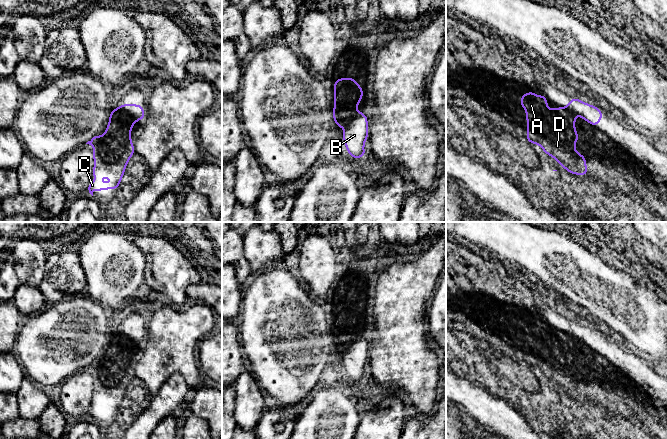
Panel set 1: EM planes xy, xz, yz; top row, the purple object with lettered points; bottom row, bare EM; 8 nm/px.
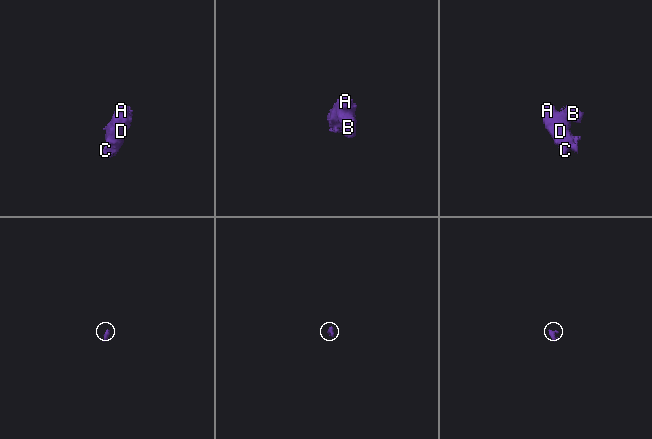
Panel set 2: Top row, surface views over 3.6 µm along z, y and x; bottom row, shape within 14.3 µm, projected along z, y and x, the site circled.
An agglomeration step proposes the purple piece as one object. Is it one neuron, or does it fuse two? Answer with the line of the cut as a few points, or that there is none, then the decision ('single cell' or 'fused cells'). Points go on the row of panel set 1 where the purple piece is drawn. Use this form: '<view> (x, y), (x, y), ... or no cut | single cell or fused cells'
xy (119, 107), (137, 119) | fused cells

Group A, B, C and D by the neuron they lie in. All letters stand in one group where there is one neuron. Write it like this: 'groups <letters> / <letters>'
groups A C D / B

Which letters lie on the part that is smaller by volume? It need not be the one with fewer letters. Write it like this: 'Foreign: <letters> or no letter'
Foreign: B

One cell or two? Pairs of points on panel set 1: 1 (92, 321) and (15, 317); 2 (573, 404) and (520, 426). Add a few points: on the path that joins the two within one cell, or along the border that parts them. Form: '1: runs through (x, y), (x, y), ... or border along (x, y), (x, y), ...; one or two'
1: border along (25, 319), (15, 341); two
2: border along (528, 423), (533, 428); two

